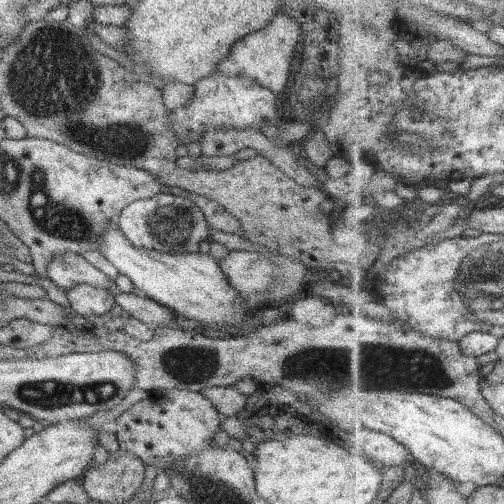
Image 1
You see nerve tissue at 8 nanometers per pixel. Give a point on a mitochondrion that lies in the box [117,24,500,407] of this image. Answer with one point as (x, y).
(423, 158)

